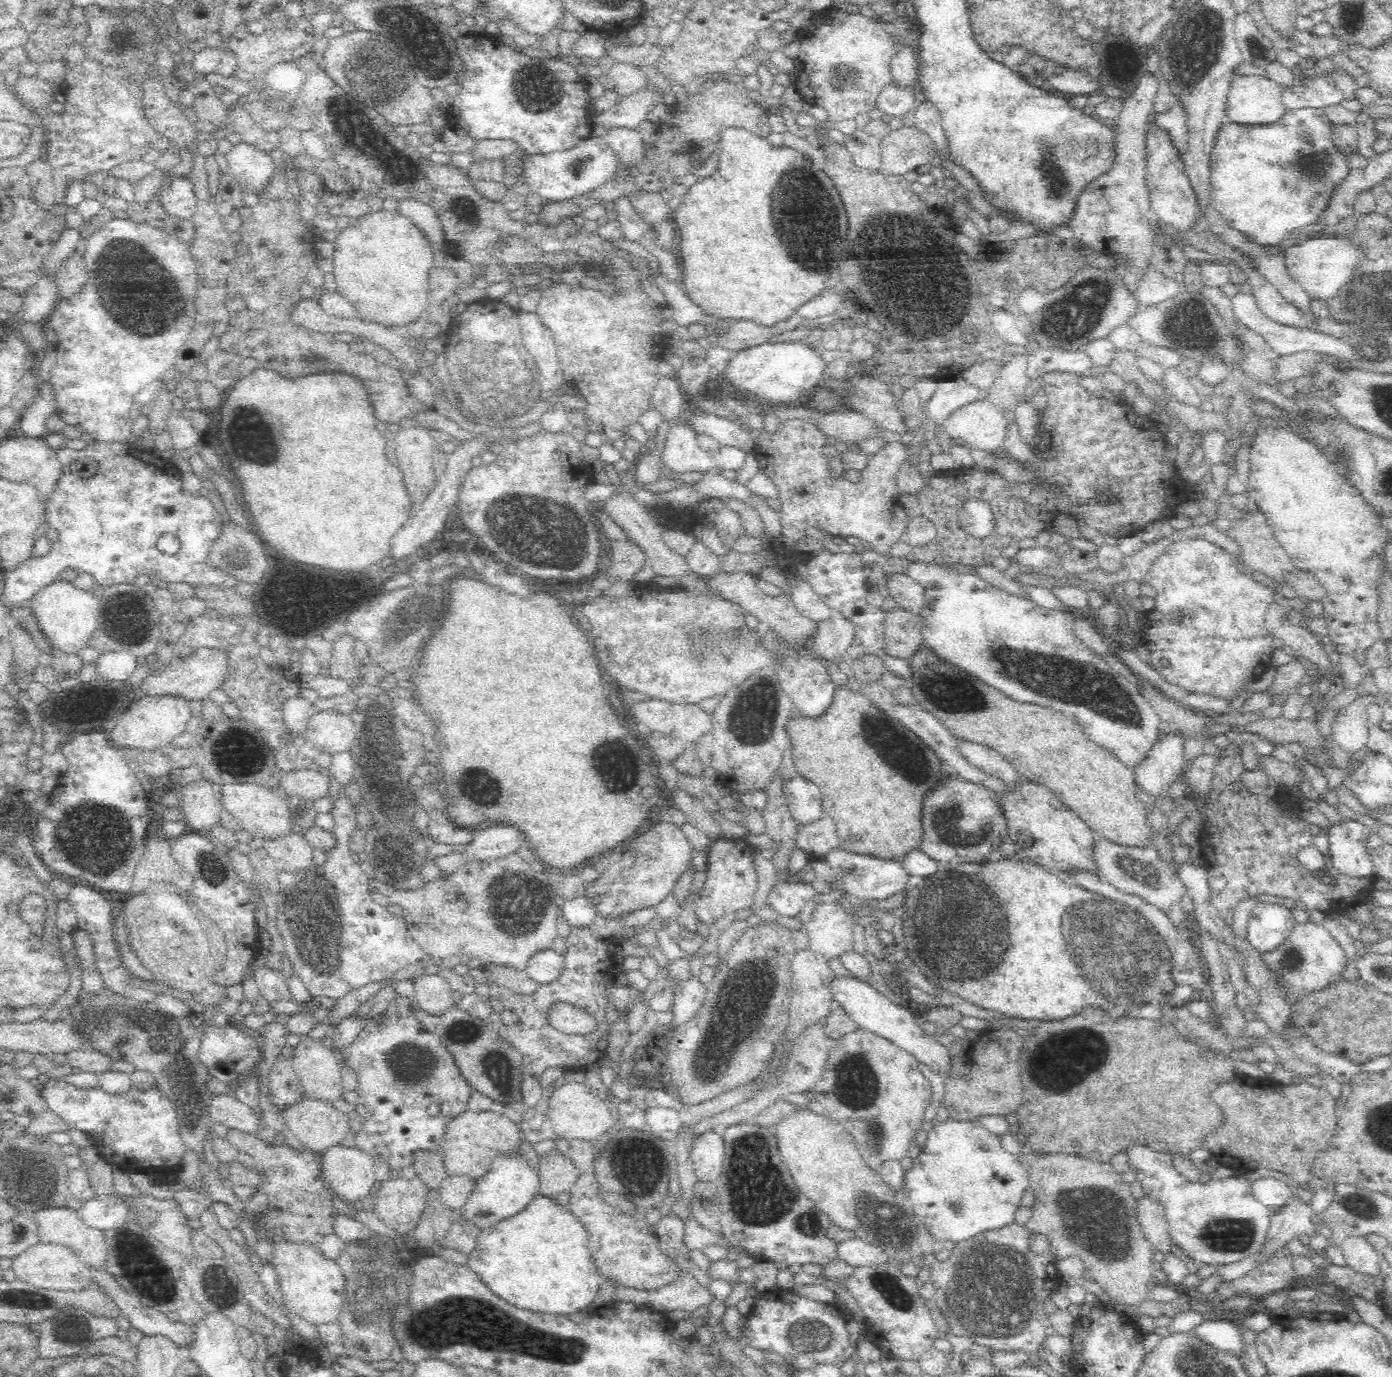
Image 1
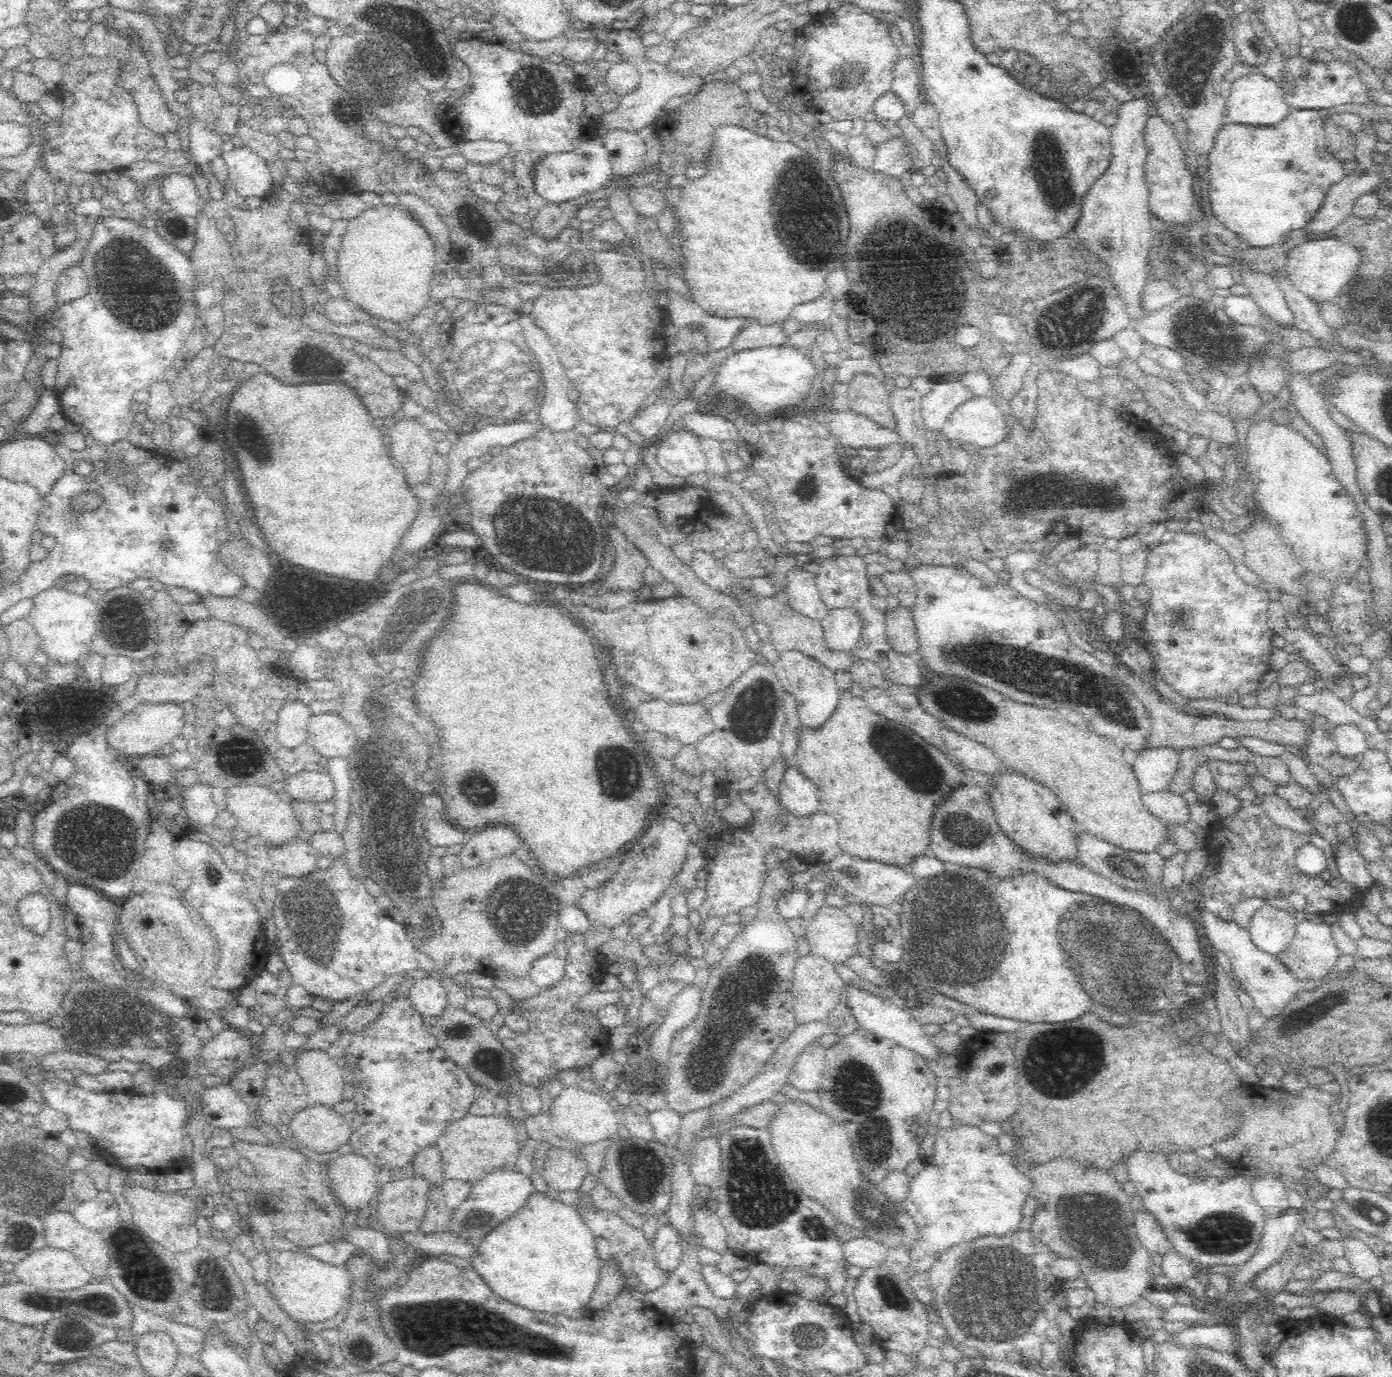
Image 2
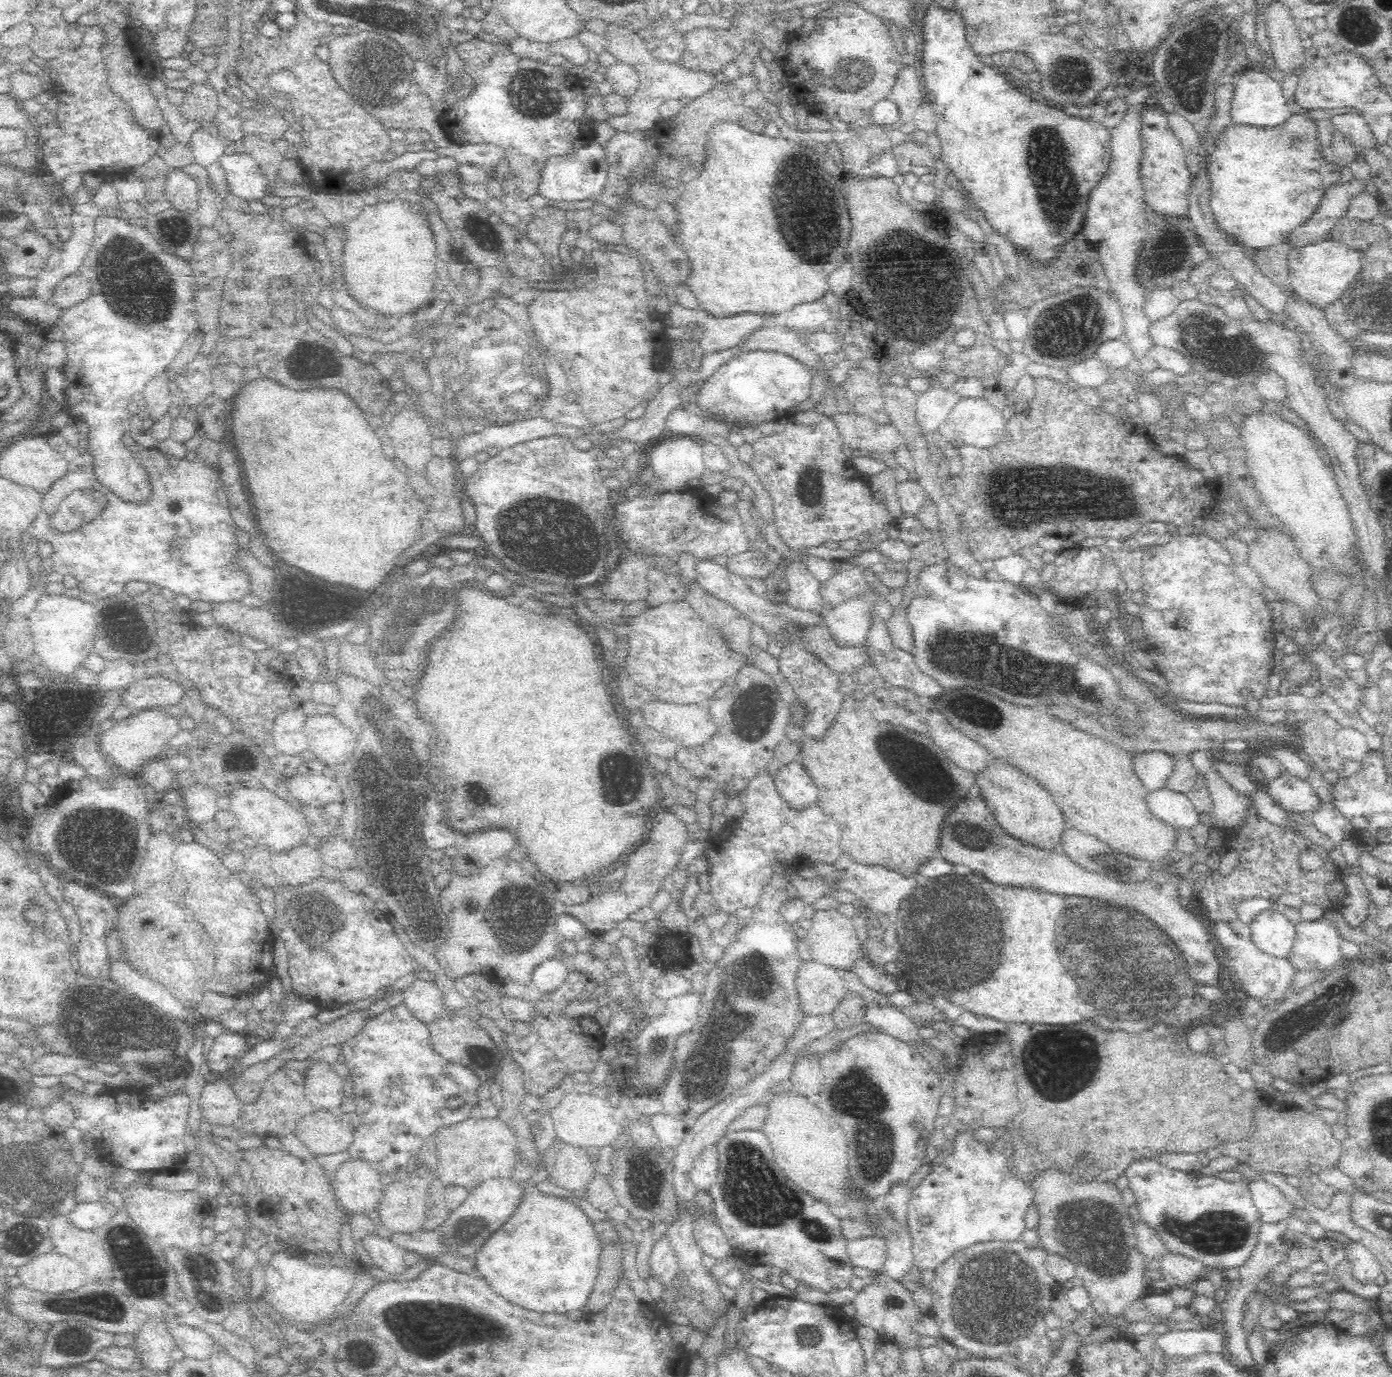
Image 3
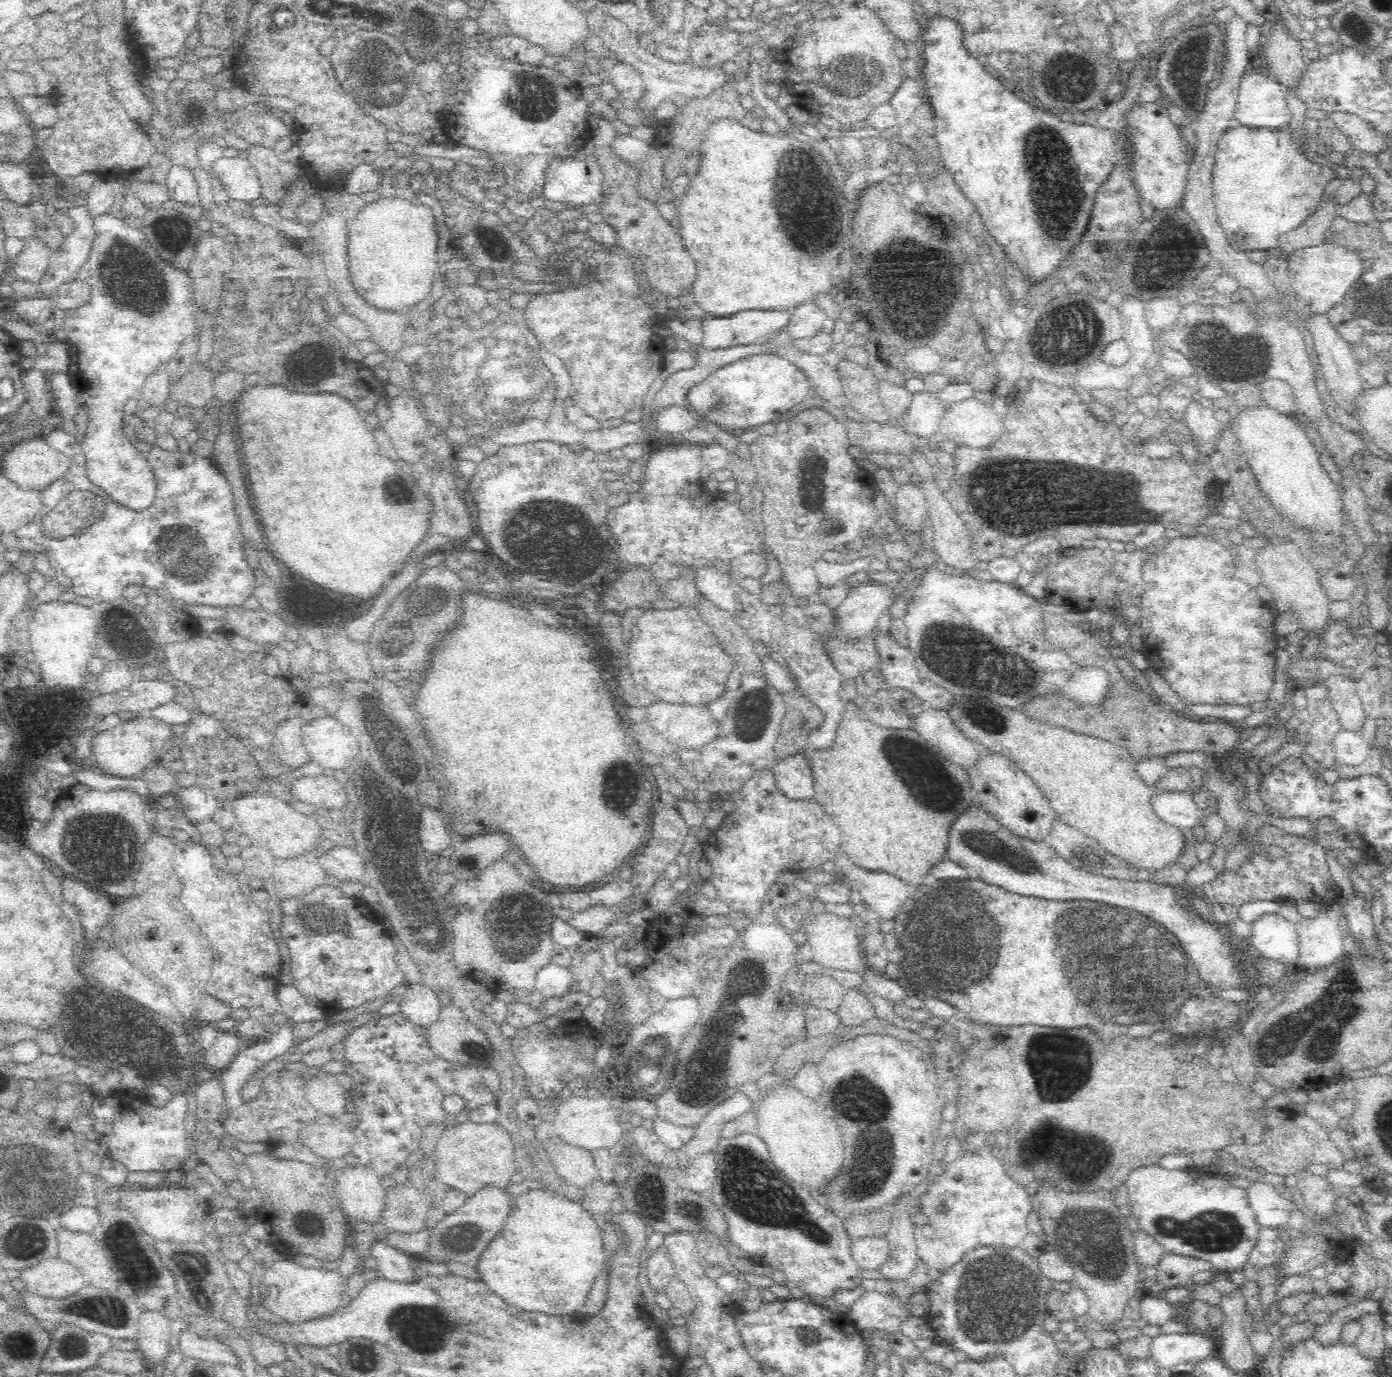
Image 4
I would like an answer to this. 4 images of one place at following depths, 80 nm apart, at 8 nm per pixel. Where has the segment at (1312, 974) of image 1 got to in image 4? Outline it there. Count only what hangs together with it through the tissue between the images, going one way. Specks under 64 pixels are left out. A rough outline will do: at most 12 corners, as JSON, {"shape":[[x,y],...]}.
{"shape":[[1322,904],[1295,924],[1303,971],[1333,964],[1344,948],[1341,911]]}

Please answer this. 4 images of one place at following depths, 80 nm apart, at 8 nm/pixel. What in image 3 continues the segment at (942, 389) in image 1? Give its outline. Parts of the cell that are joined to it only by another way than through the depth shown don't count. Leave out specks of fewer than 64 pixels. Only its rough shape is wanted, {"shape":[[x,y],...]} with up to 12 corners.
{"shape":[[930,388],[918,396],[918,426],[930,416],[938,426],[956,400],[942,388]]}

